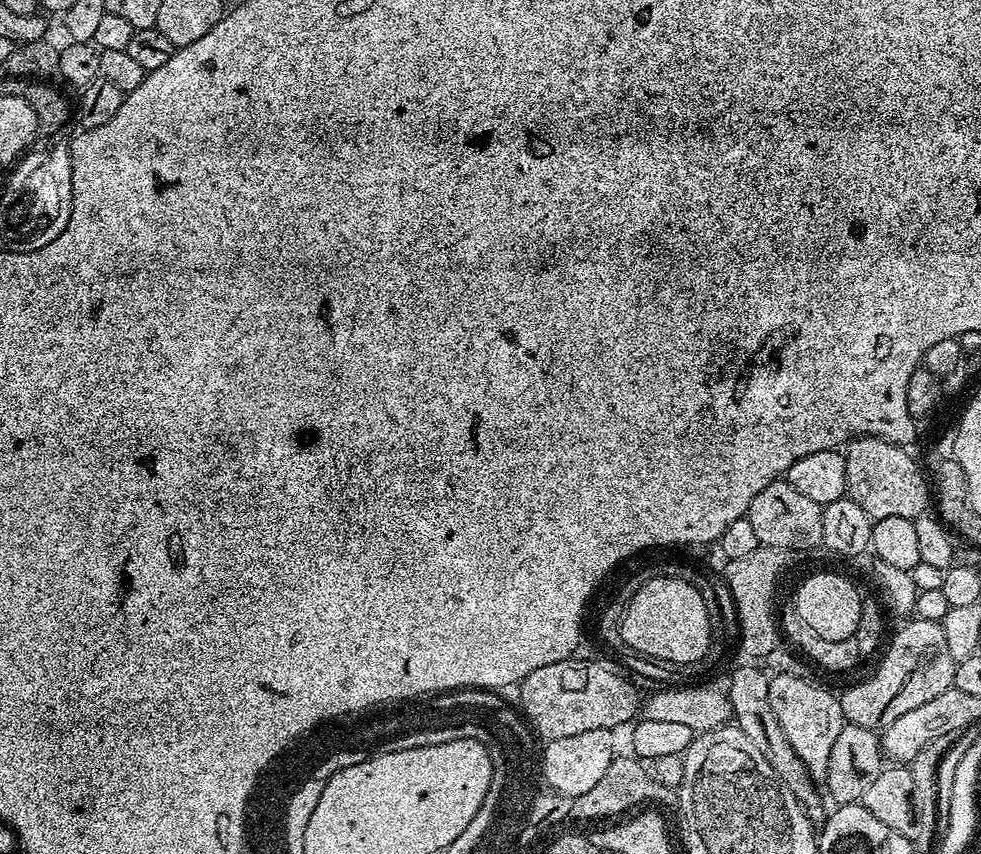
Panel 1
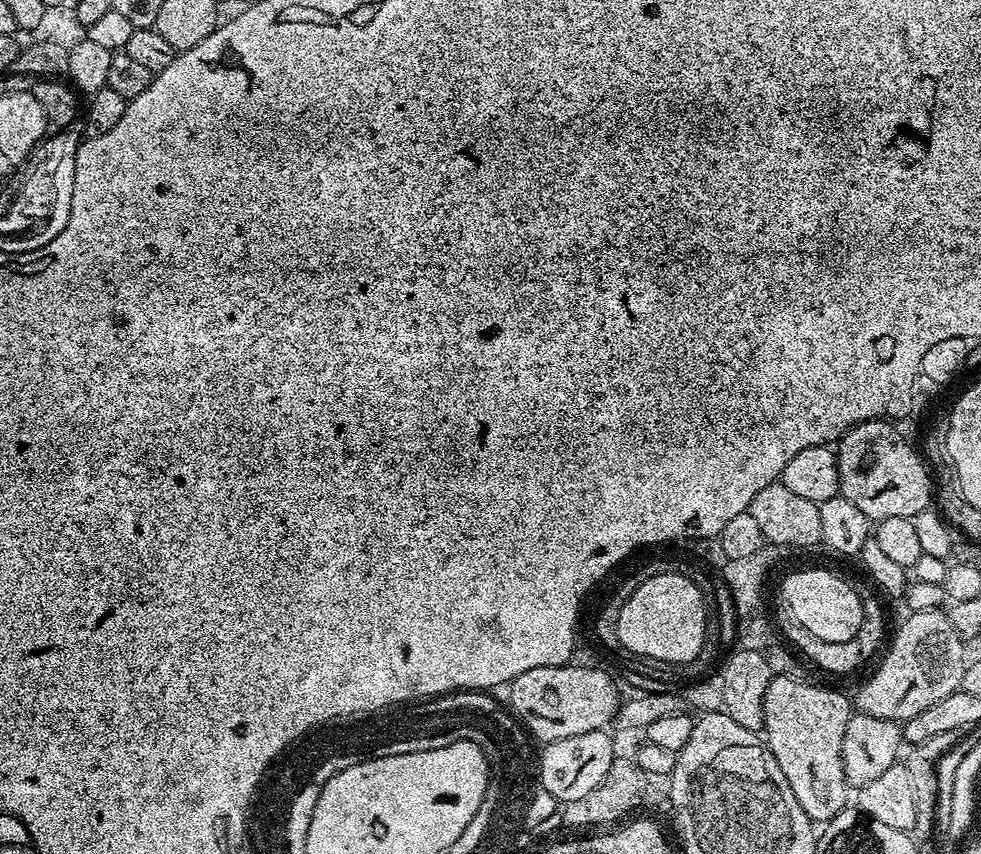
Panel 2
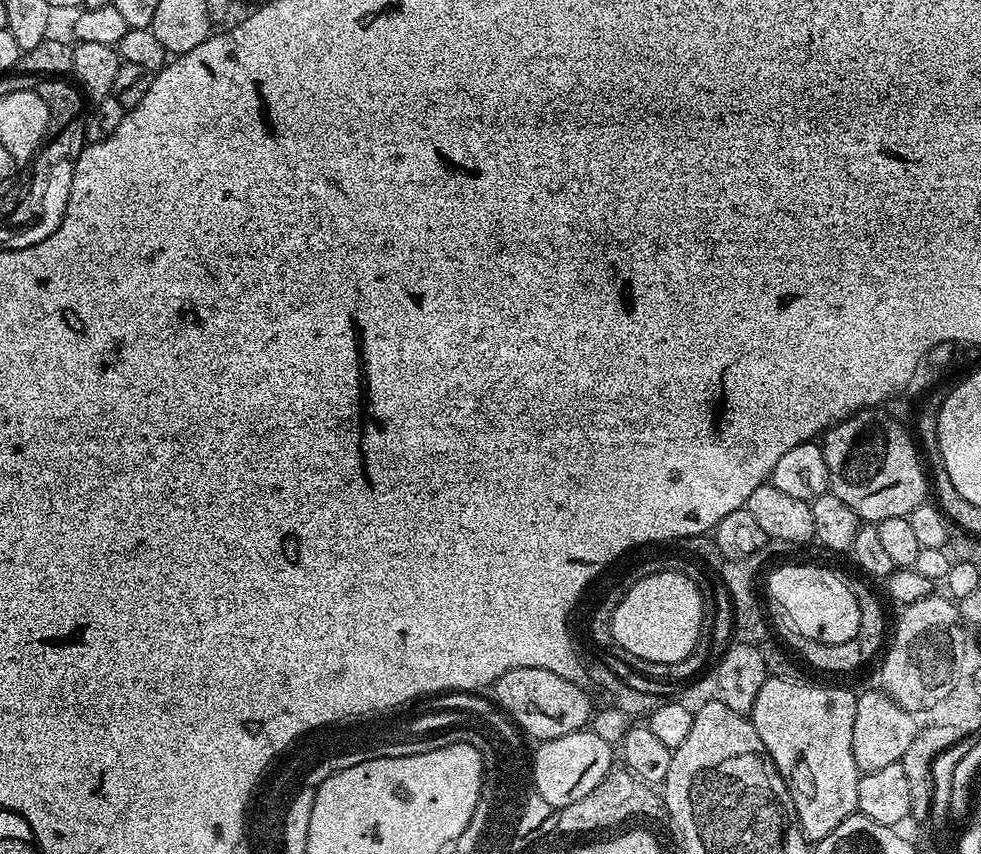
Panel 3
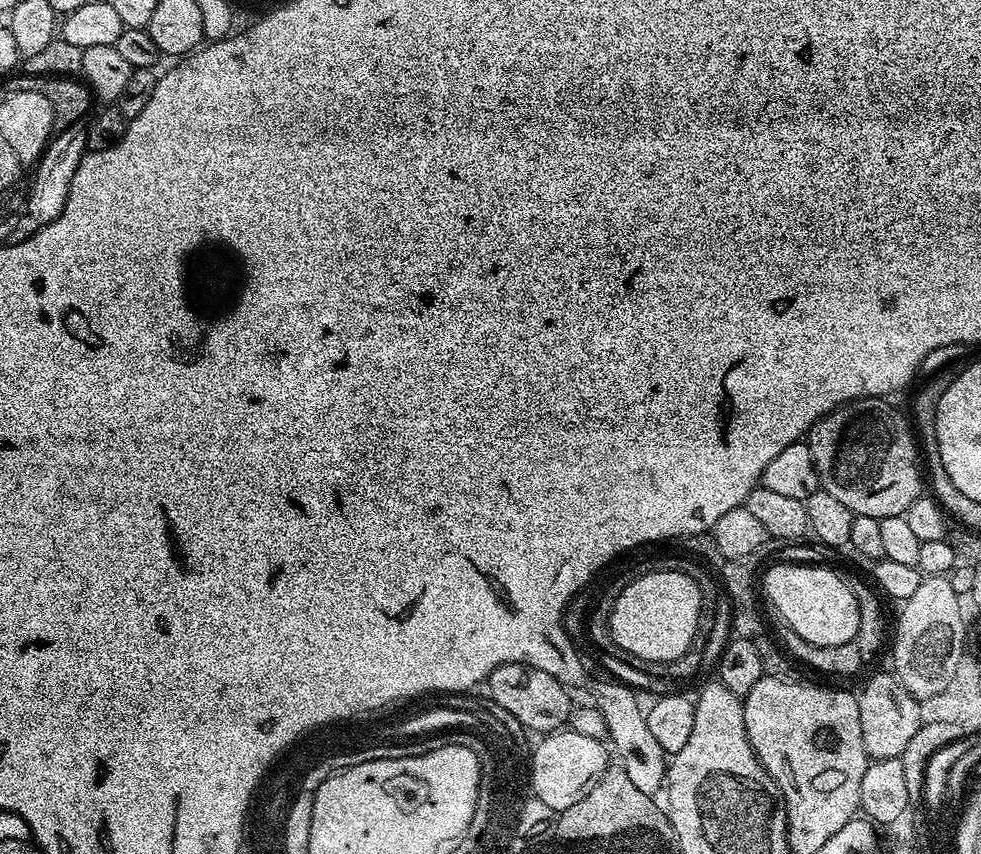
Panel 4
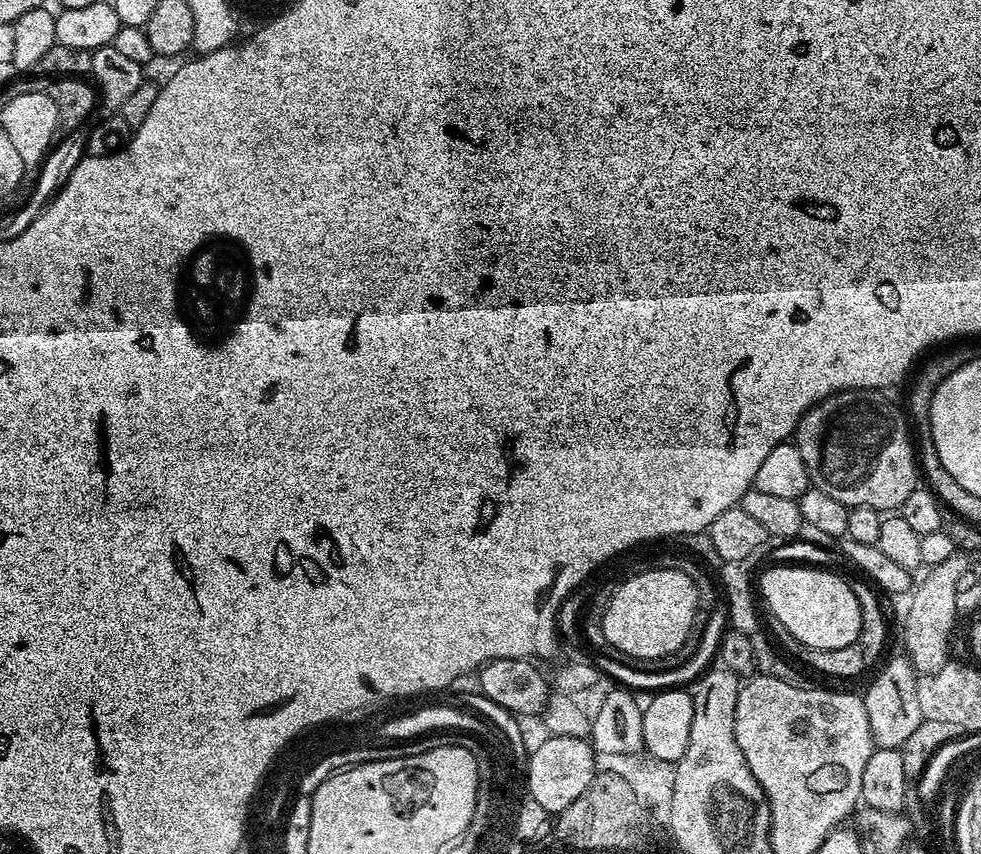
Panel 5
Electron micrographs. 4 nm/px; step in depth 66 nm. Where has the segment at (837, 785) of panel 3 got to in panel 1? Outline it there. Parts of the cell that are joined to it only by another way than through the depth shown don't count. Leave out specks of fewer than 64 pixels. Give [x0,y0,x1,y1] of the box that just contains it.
[768,674,846,782]

